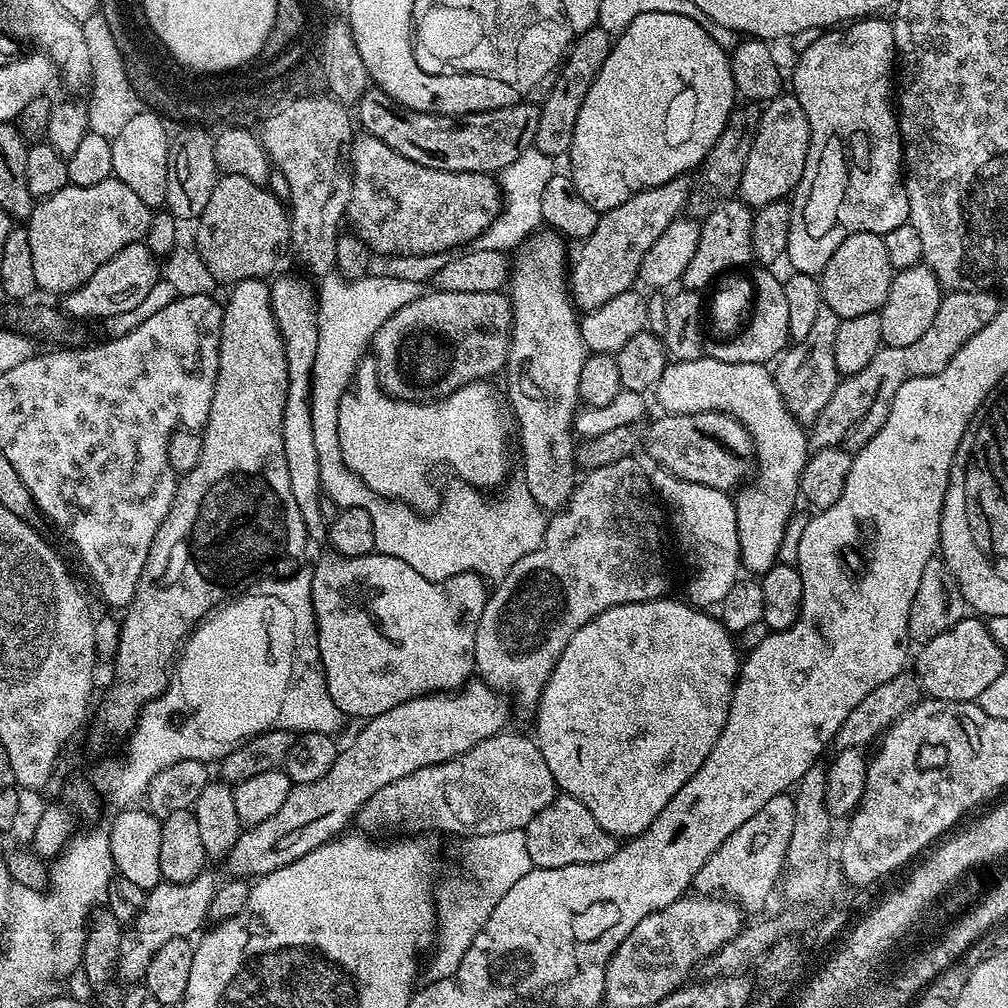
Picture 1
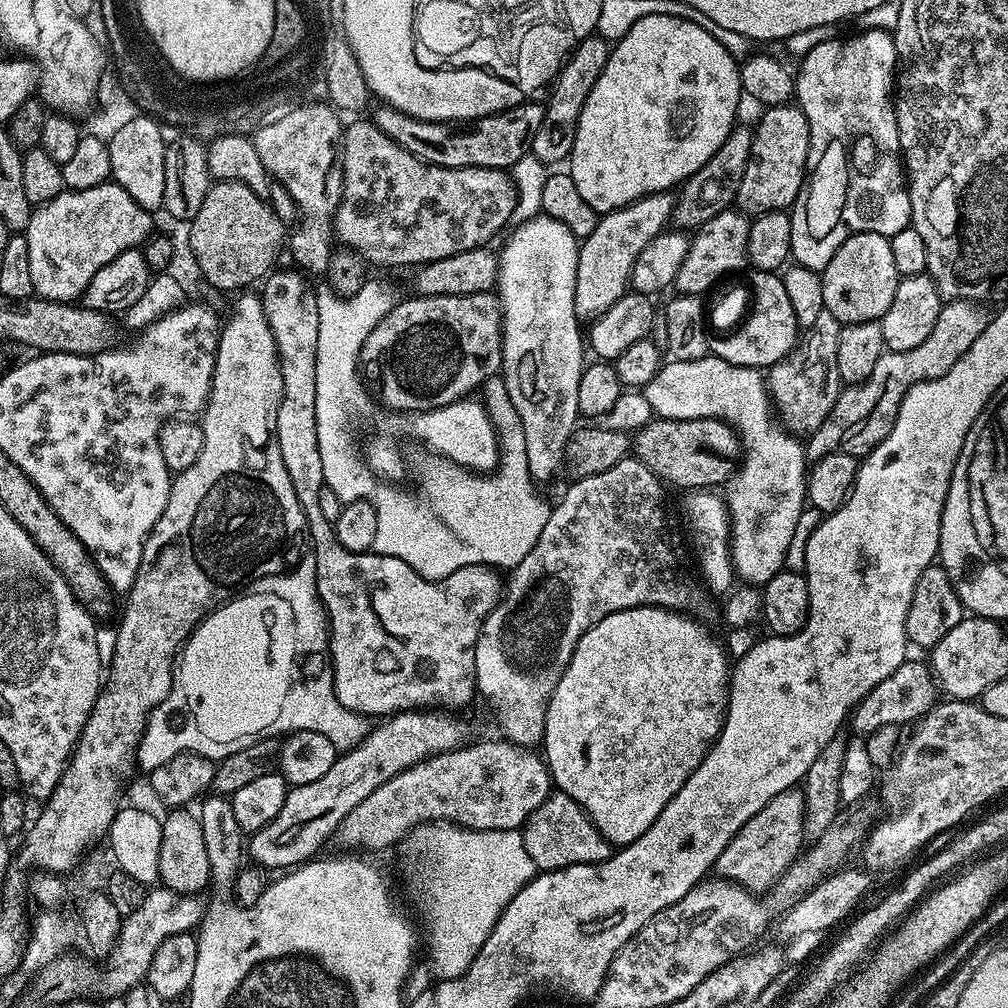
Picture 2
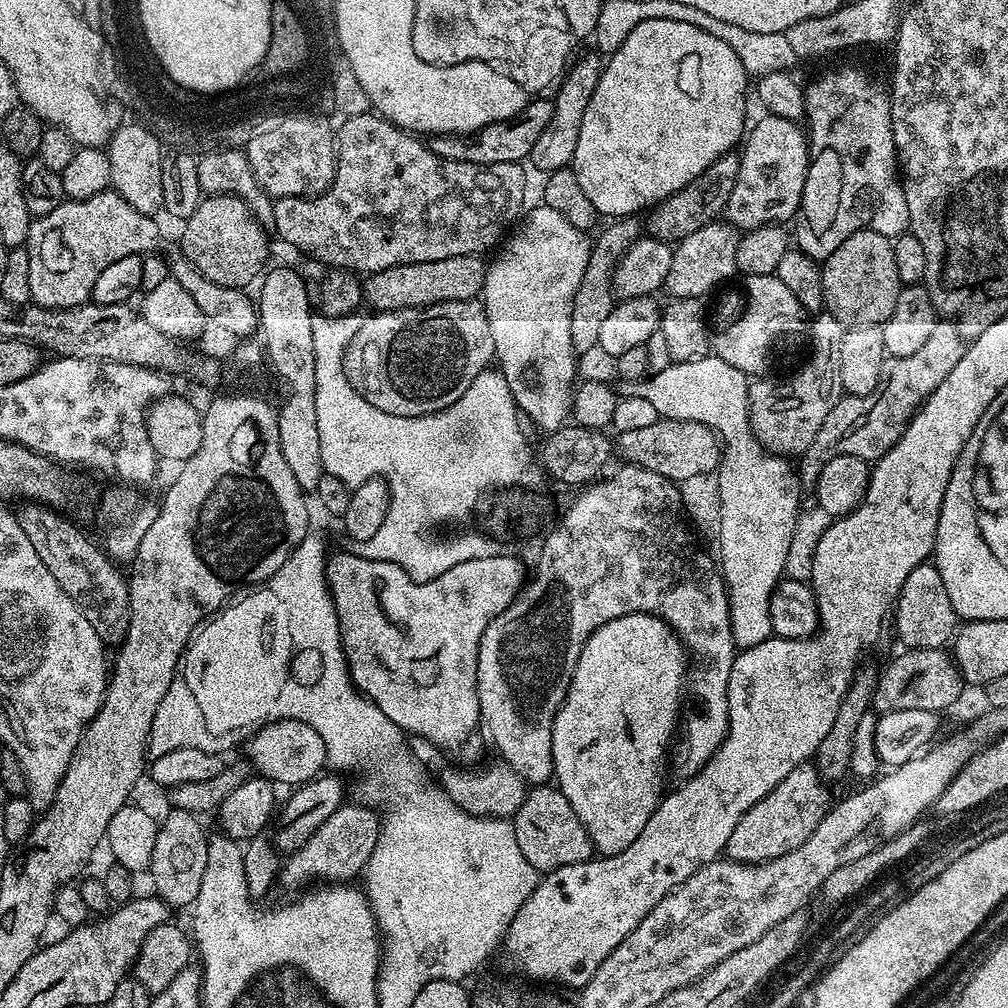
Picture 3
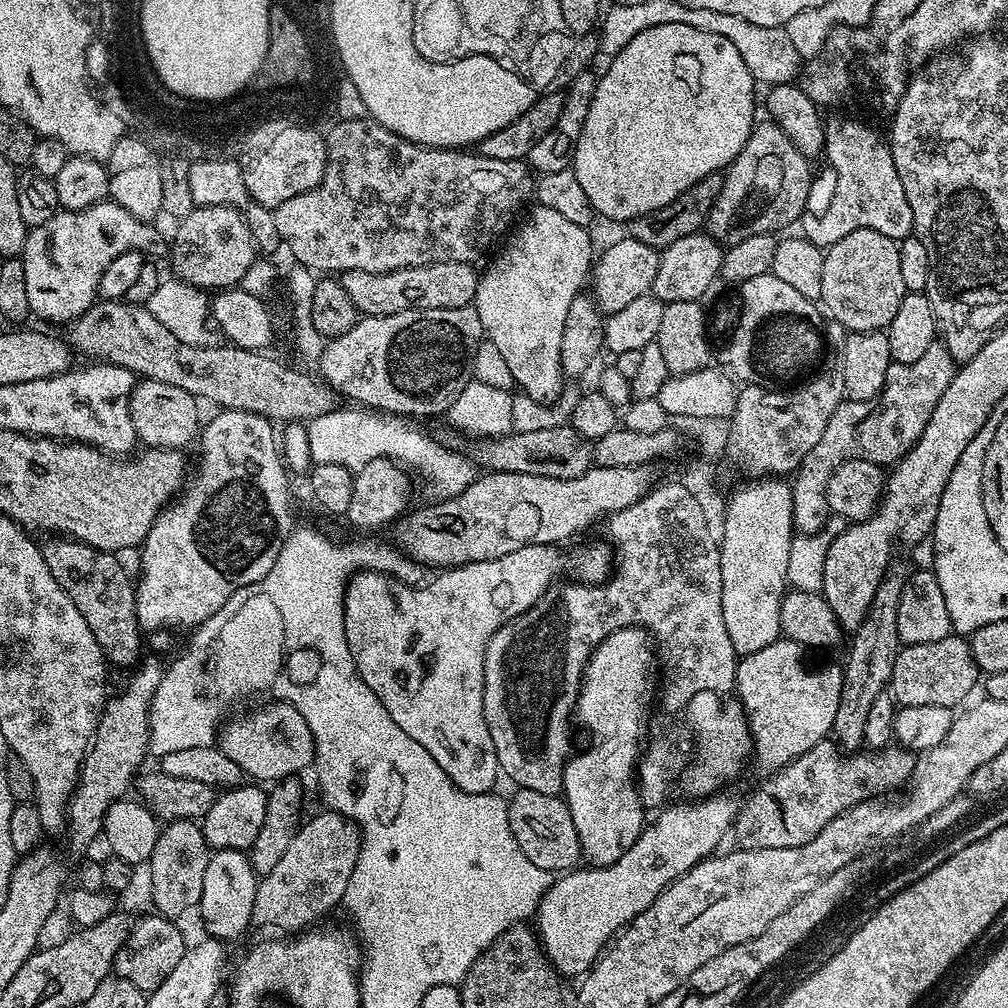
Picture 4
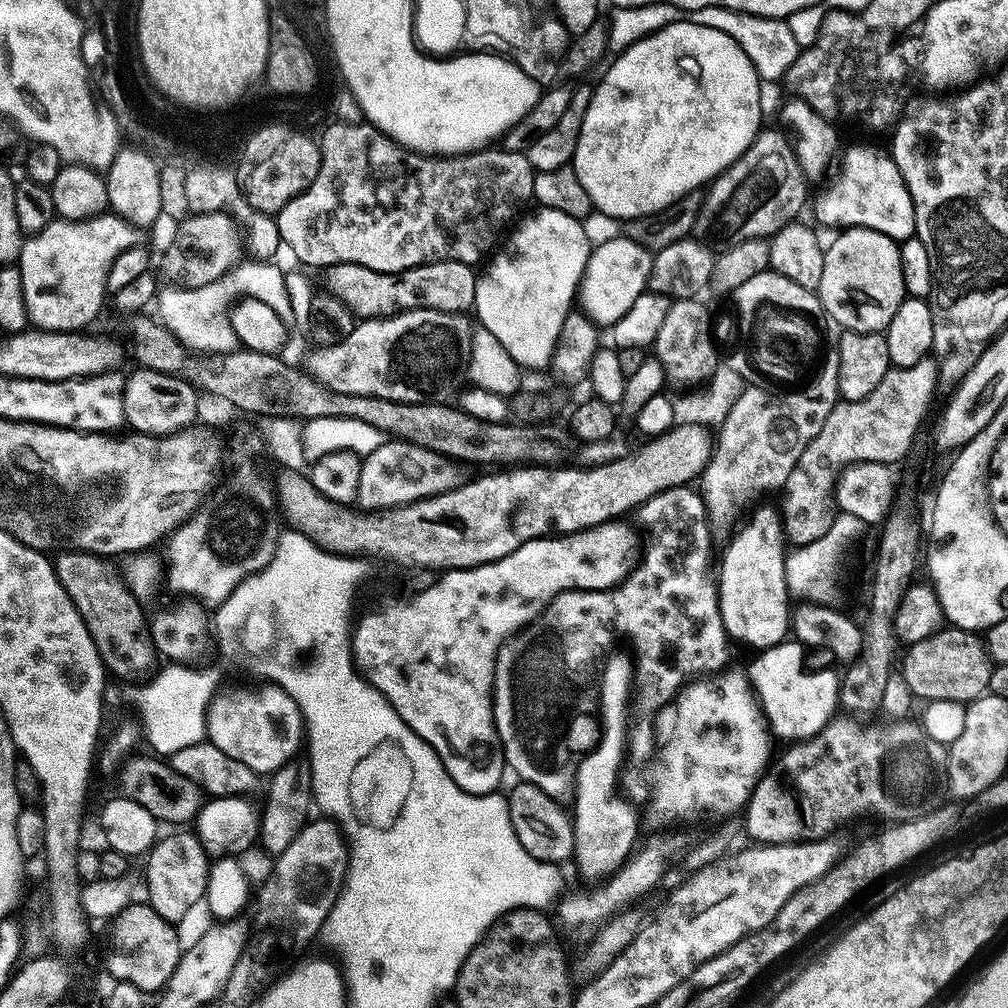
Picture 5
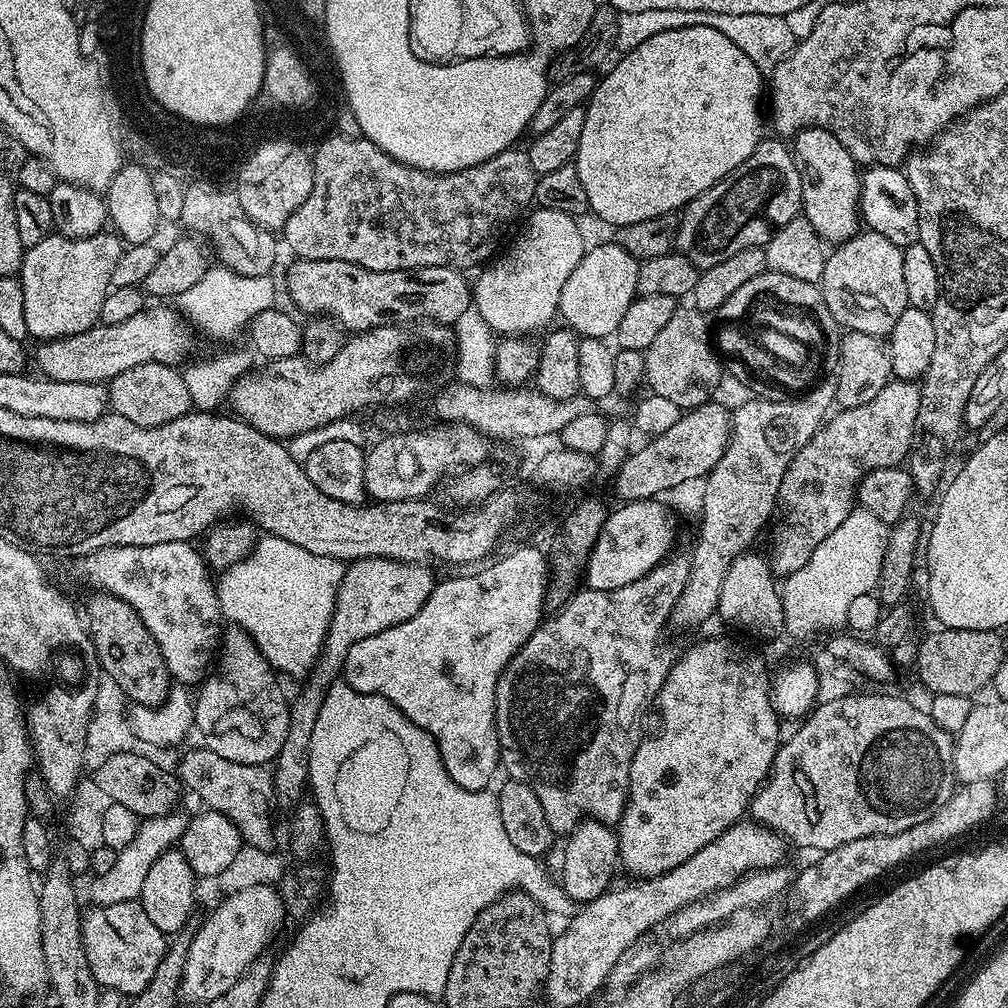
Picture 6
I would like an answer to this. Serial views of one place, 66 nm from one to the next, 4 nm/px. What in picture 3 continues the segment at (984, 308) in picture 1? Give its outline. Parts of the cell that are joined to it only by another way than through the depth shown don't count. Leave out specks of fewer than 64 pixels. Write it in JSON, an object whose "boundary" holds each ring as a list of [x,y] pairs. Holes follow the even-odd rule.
{"boundary":[[[940,318],[937,319],[934,331],[930,333],[930,339],[916,353],[909,354],[907,358],[888,356],[882,366],[879,388],[875,388],[865,396],[841,395],[834,410],[826,414],[826,422],[822,422],[822,430],[818,430],[818,438],[814,438],[811,446],[805,450],[803,456],[799,457],[798,473],[801,481],[808,486],[815,485],[822,466],[826,466],[826,462],[830,462],[830,458],[835,456],[850,454],[869,462],[875,462],[885,456],[902,438],[906,426],[912,421],[912,415],[924,405],[930,394],[934,394],[934,390],[938,390],[938,386],[942,386],[942,378],[946,378],[946,374],[950,374],[950,370],[958,366],[958,358],[962,358],[965,347],[965,337],[960,335],[955,323],[947,318]]]}

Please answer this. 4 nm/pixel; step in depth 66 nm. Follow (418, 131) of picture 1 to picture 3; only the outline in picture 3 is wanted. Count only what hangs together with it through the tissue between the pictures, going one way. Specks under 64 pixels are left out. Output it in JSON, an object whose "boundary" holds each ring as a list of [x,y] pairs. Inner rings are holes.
{"boundary":[[[544,98],[529,99],[528,103],[524,105],[524,109],[511,120],[487,124],[482,126],[479,132],[433,135],[427,141],[428,148],[434,154],[454,162],[478,162],[479,164],[510,162],[511,164],[520,164],[527,161],[530,150],[534,150],[534,142],[538,142],[542,130],[546,130],[546,125],[550,123],[550,118],[554,118],[552,100],[540,99]]]}

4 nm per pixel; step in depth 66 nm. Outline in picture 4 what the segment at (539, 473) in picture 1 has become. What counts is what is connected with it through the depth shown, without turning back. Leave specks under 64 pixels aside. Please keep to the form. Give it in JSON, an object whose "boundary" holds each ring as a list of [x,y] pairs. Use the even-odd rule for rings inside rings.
{"boundary":[[[549,208],[533,209],[532,217],[507,237],[508,245],[488,273],[480,276],[474,307],[487,339],[509,363],[515,387],[532,400],[552,400],[566,383],[560,369],[566,310],[589,279],[594,249],[585,225],[570,222]]]}

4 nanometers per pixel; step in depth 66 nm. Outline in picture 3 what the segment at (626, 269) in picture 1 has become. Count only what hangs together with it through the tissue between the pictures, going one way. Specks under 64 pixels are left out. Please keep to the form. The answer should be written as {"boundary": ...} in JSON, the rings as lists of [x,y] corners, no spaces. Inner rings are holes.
{"boundary":[[[639,215],[622,216],[613,219],[609,224],[612,224],[609,228],[599,229],[601,232],[597,240],[591,241],[592,249],[586,262],[586,274],[582,274],[582,282],[578,282],[578,290],[570,306],[570,342],[573,352],[577,354],[597,347],[598,334],[614,303],[612,272],[616,269],[616,263],[620,261],[622,254],[642,236],[642,220]]]}

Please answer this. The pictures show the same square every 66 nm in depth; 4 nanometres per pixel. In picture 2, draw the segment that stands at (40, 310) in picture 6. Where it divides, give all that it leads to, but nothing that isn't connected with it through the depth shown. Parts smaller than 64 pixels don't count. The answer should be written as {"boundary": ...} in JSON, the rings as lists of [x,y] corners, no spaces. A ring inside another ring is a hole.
{"boundary":[[[115,182],[99,184],[90,190],[66,190],[58,194],[58,198],[33,211],[26,229],[30,246],[30,278],[34,281],[35,295],[41,300],[56,300],[59,304],[79,301],[102,266],[114,262],[118,254],[139,249],[153,232],[153,213],[138,206],[138,202],[134,202],[134,198]]]}

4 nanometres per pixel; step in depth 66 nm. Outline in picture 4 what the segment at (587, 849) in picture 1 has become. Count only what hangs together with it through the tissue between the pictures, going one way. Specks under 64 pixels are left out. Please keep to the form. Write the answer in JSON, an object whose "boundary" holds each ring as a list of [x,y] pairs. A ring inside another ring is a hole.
{"boundary":[[[517,787],[512,800],[507,801],[508,821],[514,834],[514,842],[542,870],[553,874],[572,870],[581,863],[582,853],[578,842],[578,830],[574,830],[574,818],[567,803],[551,791],[539,792],[529,788]]]}

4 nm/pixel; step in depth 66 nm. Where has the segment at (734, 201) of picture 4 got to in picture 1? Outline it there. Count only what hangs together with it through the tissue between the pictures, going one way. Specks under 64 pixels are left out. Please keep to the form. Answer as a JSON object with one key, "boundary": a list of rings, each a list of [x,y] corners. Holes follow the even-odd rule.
{"boundary":[[[781,94],[775,100],[767,101],[760,112],[754,146],[750,146],[750,158],[746,158],[746,170],[742,172],[738,191],[739,199],[753,210],[770,206],[770,202],[788,200],[802,178],[807,157],[808,123],[795,95]]]}

